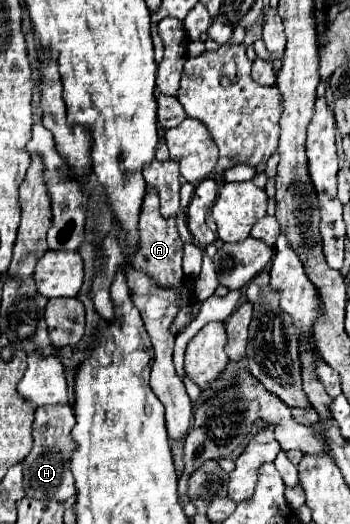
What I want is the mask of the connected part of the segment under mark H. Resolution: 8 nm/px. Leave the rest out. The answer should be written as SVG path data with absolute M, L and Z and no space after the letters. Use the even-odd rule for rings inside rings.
M51 405L35 411L33 421L33 449L23 459L23 489L25 497L39 499L39 501L67 501L75 497L73 475L69 471L69 457L71 449L75 447L69 433L75 425L71 405Z

